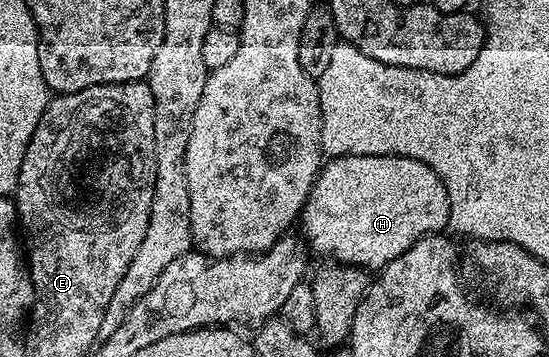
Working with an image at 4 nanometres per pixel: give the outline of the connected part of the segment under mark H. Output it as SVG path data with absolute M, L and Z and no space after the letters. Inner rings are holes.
M344 154L329 158L317 171L309 195L299 215L300 233L308 249L322 254L322 259L340 262L342 266L359 266L366 272L380 271L395 256L403 256L411 244L429 234L440 234L449 225L451 204L443 180L419 160L395 156L367 156Z

